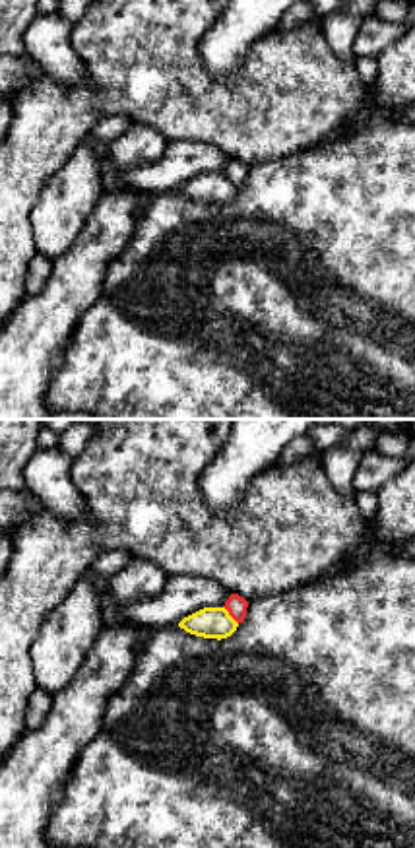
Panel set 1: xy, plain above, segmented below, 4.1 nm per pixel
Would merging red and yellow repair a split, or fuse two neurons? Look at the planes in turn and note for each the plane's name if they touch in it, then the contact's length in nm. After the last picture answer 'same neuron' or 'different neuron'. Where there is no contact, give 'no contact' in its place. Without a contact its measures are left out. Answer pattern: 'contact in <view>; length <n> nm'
contact in xy; length 100 nm

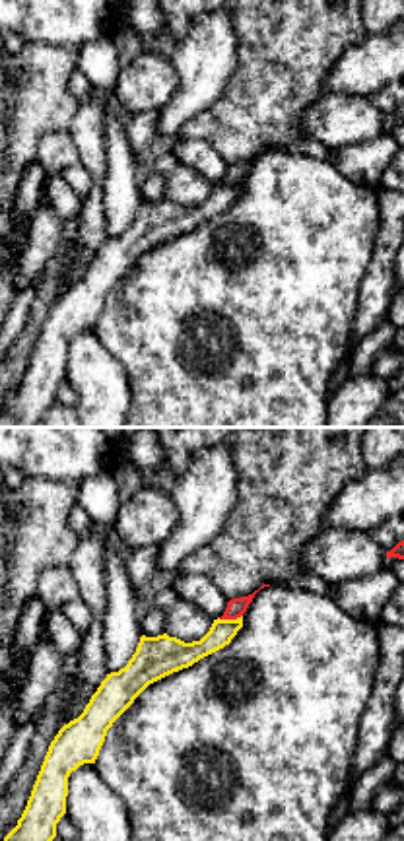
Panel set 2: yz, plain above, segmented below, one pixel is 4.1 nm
contact in yz; length 110 nm

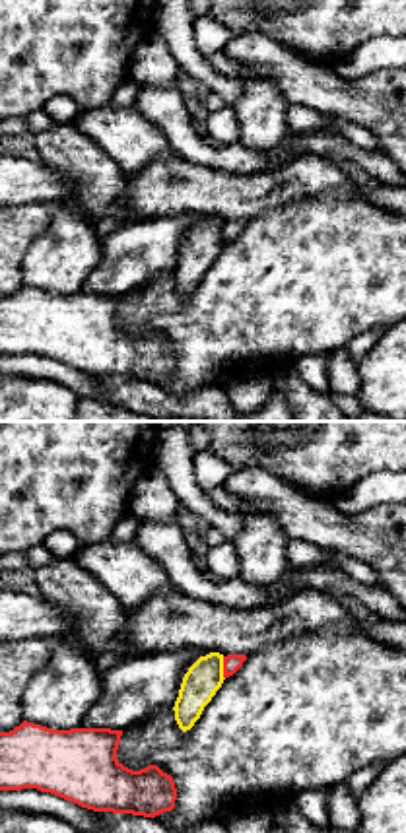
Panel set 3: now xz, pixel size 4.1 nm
contact in xz; length 100 nm

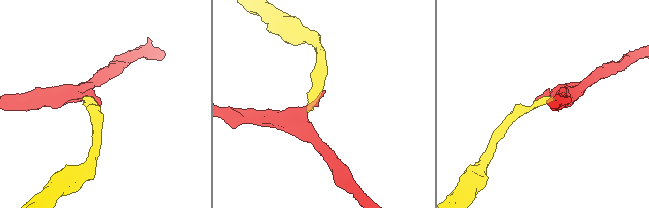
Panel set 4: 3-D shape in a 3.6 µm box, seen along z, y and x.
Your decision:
different neuron

